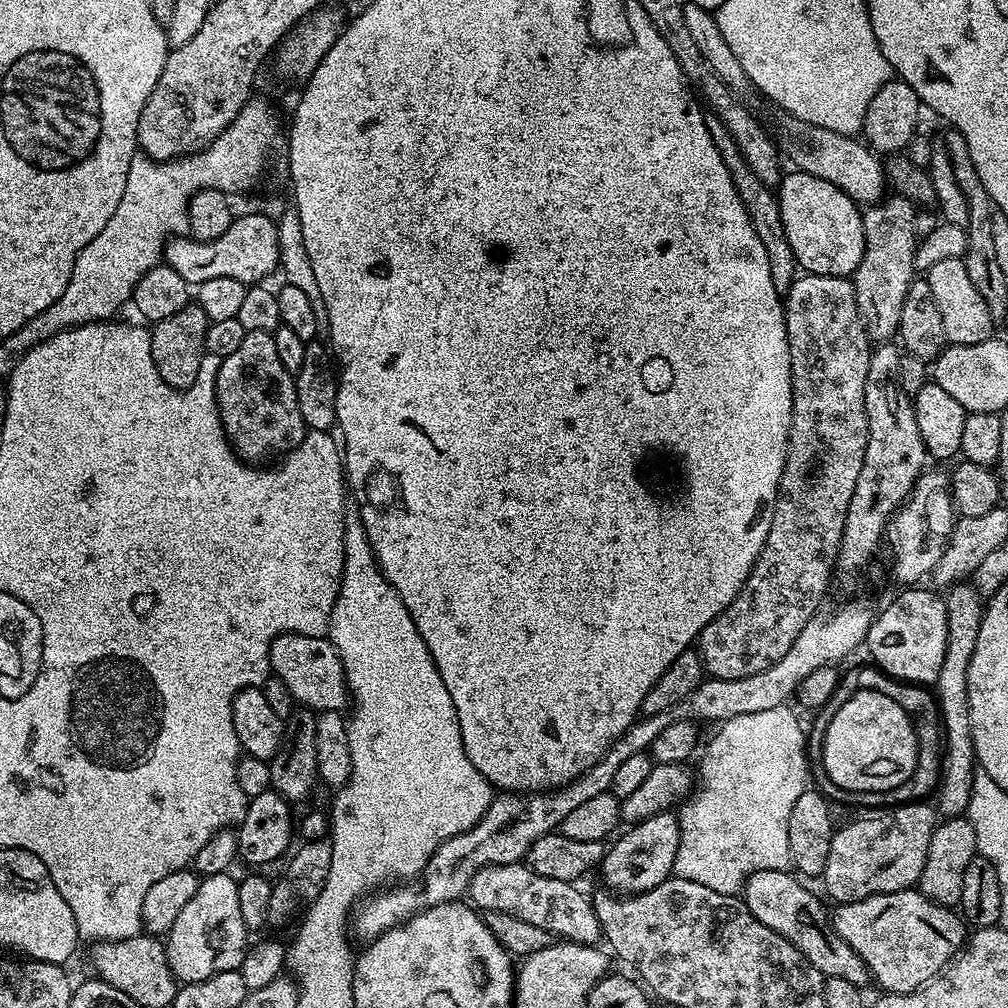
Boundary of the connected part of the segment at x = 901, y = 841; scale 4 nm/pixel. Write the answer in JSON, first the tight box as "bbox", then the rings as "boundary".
{"bbox":[822,802,938,905],"boundary":[[[909,802],[899,806],[888,806],[883,810],[864,814],[861,820],[852,820],[845,828],[837,827],[832,833],[830,858],[826,858],[826,870],[822,877],[824,888],[836,899],[837,905],[853,904],[878,894],[901,892],[919,885],[920,875],[927,862],[927,850],[932,832],[938,825],[938,816],[928,802]]]}

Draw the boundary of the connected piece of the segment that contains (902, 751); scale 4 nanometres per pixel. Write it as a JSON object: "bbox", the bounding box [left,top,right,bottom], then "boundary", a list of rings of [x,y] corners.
{"bbox":[822,688,919,792],"boundary":[[[861,688],[852,693],[827,724],[822,750],[824,768],[840,789],[847,792],[886,791],[897,788],[914,774],[919,742],[916,741],[915,723],[905,708],[878,690]]]}

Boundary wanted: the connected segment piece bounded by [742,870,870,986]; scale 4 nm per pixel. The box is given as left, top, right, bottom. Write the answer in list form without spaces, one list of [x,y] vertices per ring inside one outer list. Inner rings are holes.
[[[762,870],[747,877],[742,889],[742,899],[756,920],[770,926],[778,934],[789,940],[810,961],[822,975],[844,978],[857,986],[864,986],[870,980],[864,959],[837,934],[832,927],[832,916],[824,909],[824,904],[791,871],[774,872]]]

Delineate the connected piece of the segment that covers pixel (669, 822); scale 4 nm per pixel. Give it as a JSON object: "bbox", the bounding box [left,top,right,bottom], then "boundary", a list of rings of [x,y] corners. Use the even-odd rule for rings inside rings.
{"bbox":[598,811,679,894],"boundary":[[[671,811],[660,812],[638,824],[631,825],[619,833],[620,840],[613,839],[605,851],[598,872],[604,875],[607,889],[618,894],[635,894],[654,890],[662,881],[673,875],[673,858],[677,854],[679,840],[679,821]],[[616,840],[616,841],[615,841]],[[614,888],[614,889],[612,889]]]}

